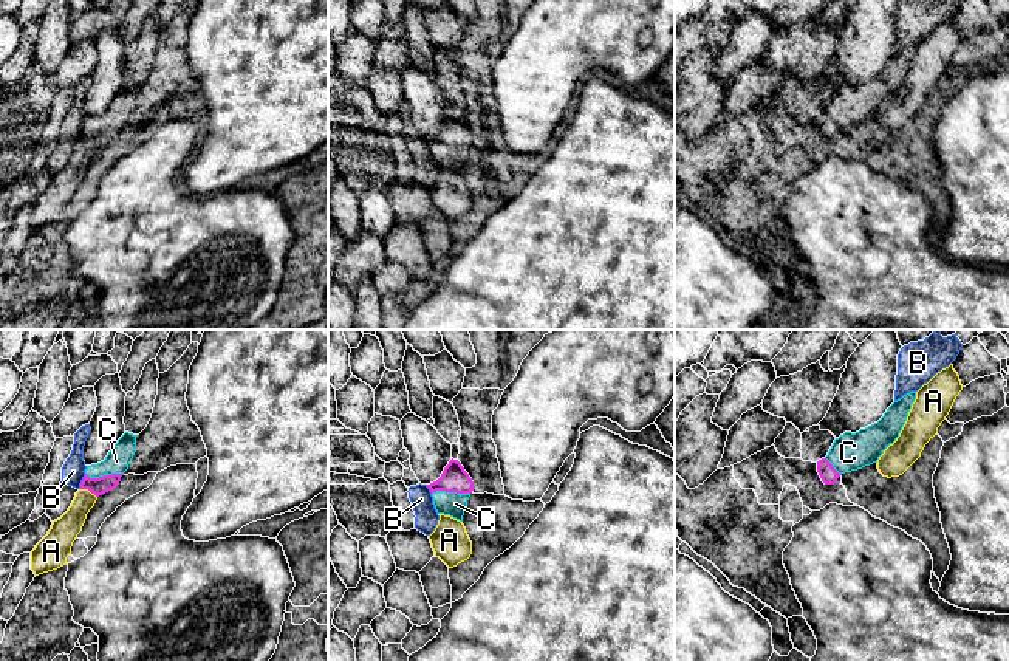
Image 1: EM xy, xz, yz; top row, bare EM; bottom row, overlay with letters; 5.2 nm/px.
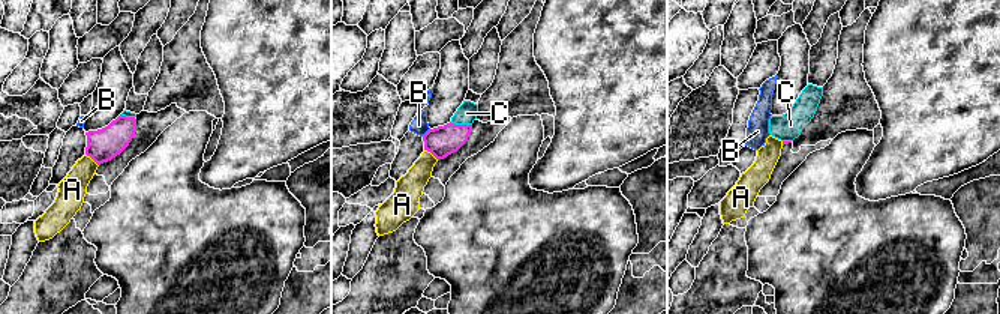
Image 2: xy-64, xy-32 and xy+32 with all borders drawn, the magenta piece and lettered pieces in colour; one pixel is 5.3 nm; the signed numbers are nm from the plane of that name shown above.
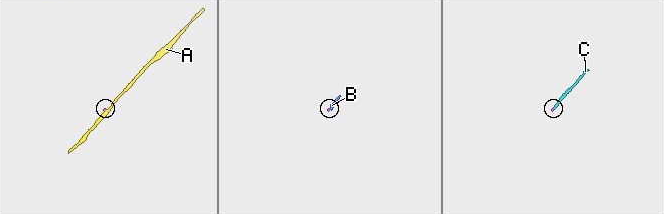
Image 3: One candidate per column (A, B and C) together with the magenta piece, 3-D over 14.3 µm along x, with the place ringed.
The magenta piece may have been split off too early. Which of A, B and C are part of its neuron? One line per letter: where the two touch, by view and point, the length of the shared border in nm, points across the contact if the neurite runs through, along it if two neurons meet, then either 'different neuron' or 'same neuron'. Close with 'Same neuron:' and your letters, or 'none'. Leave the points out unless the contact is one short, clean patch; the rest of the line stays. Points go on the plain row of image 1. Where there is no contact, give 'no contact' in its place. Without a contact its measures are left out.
A: contact xy (88, 143); length 110 nm; border xy (79, 141), (87, 141), (96, 150); different neuron
B: contact xy (82, 135); length 90 nm; border xy (85, 127), (78, 141); different neuron
C: contact xy (104, 129); length 200 nm; way xy (98, 140), (104, 129), (116, 115); same neuron
Same neuron: C

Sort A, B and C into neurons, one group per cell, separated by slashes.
A / B / C

